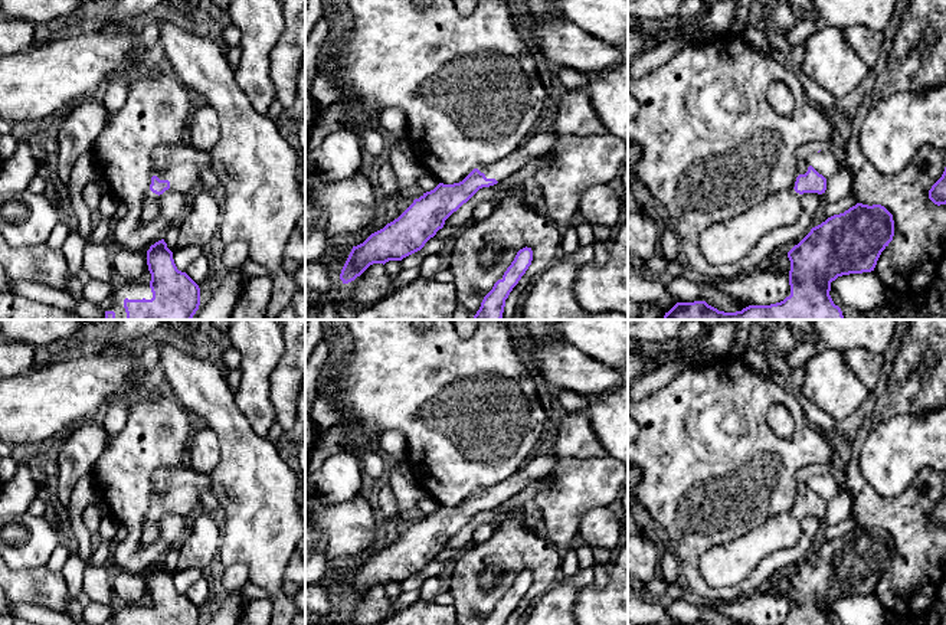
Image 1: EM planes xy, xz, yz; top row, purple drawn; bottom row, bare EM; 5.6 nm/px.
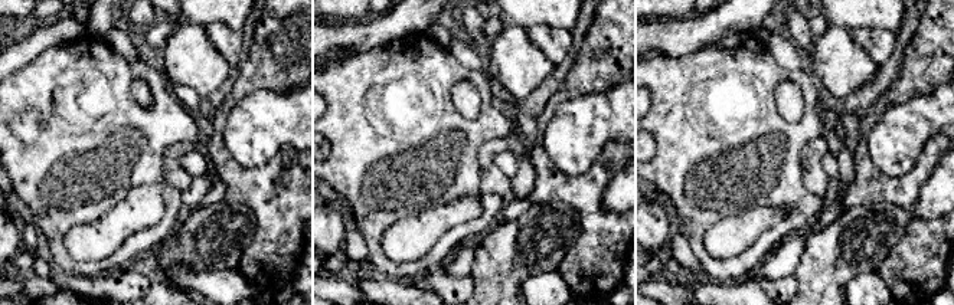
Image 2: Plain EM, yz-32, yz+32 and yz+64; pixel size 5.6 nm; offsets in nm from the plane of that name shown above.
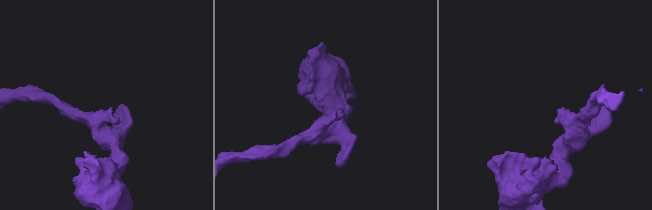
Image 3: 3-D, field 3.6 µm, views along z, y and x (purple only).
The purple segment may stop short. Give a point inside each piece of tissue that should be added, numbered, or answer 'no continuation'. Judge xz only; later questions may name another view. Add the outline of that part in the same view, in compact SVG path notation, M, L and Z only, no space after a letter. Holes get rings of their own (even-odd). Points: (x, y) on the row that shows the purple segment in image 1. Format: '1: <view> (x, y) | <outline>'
1: xz (537, 146) | M544 121L513 154L477 168L484 173L487 179L503 181L524 168L530 161L544 158L553 150L559 137L560 135L550 127L550 124Z

